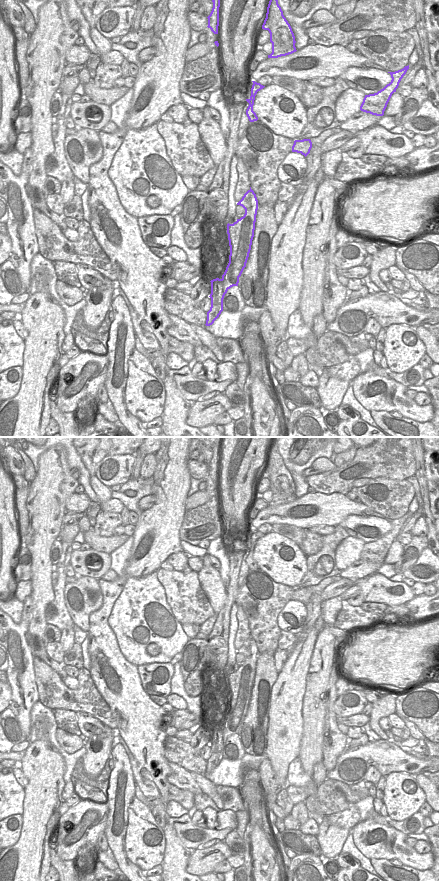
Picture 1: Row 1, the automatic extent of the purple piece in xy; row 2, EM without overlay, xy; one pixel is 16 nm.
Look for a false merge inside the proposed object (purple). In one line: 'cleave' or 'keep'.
cleave

